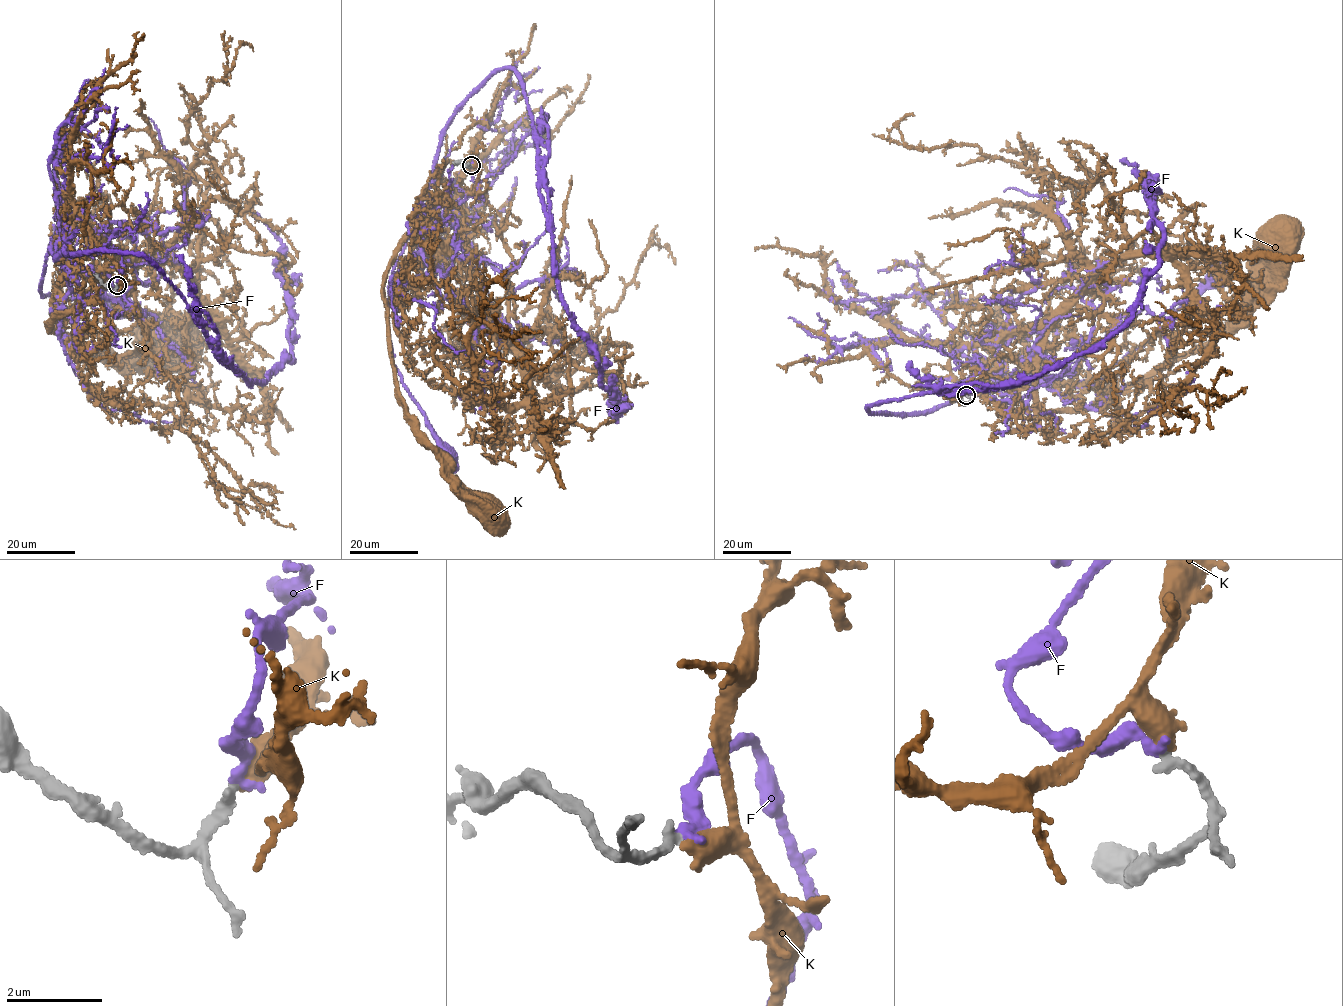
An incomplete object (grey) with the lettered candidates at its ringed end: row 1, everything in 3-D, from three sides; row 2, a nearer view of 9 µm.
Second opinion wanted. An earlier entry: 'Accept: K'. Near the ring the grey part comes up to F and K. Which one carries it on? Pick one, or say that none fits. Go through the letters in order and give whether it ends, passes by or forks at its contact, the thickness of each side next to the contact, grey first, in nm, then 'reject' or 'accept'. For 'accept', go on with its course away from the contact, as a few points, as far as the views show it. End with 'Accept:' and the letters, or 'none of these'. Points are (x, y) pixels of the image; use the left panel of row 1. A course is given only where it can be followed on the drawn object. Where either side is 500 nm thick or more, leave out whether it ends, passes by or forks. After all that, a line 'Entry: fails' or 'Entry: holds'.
F: it ends there; 200 nm thick on the grey side, 280 nm on the other; reject
K: it ends there; 200 nm thick on the grey side, 440 nm on the other; accept; it runs (117, 285), (122, 275), (77, 212), (111, 254), (110, 265), (91, 293), (47, 326), (99, 358), (172, 332)
Accept: K
Entry: holds

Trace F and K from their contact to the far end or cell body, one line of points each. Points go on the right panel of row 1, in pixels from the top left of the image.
F: (966, 396), (955, 391), (983, 371), (975, 355), (997, 387), (1096, 378), (1218, 273)
K: (967, 396), (976, 368), (956, 350), (1035, 329), (1043, 410), (1107, 399), (1227, 334), (1274, 241)

